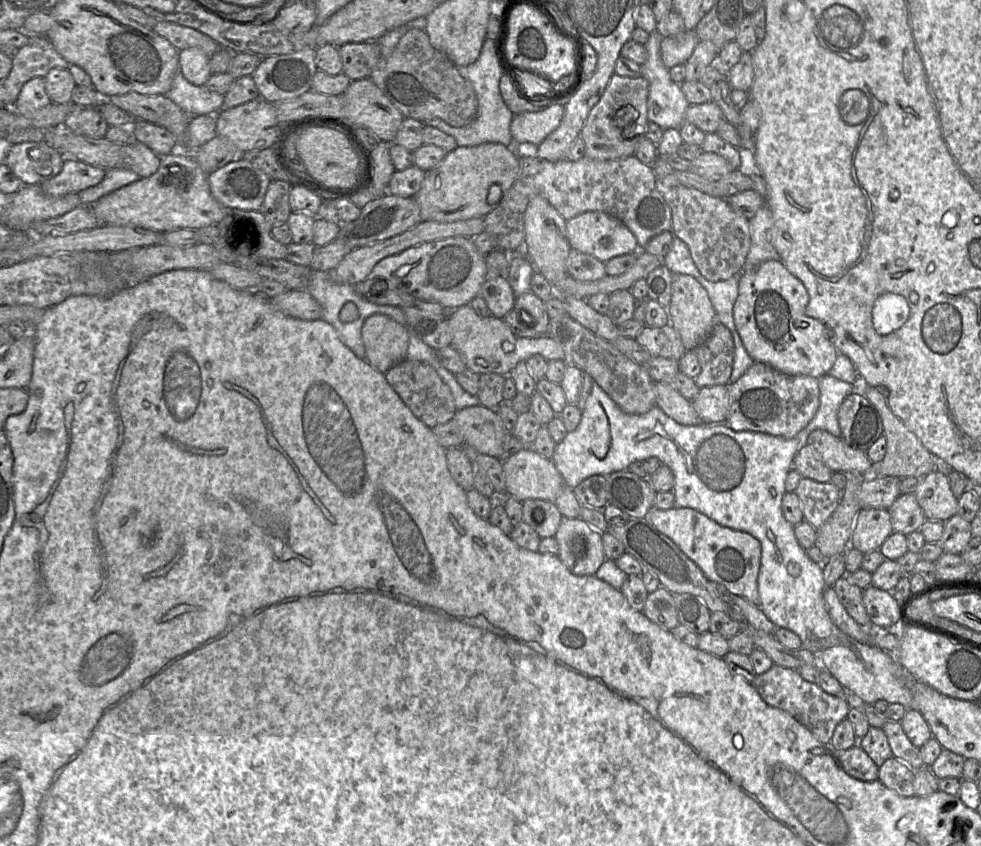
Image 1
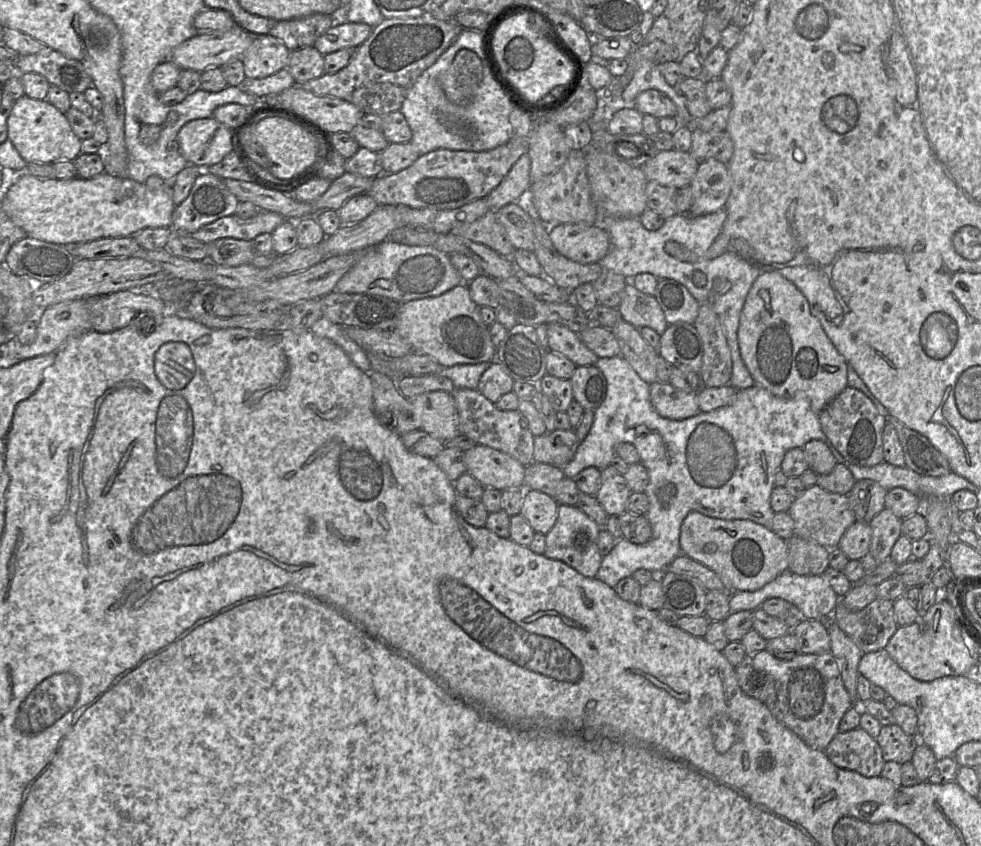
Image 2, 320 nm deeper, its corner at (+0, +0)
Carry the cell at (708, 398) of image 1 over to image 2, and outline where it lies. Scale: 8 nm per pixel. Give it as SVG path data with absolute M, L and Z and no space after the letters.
M669 382L649 384L653 409L663 418L684 420L700 412L697 391L684 391Z

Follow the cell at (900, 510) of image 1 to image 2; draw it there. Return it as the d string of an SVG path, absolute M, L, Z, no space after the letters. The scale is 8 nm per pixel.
M884 507L872 518L869 525L872 529L869 552L878 560L885 560L890 557L892 547L902 535L902 519Z

